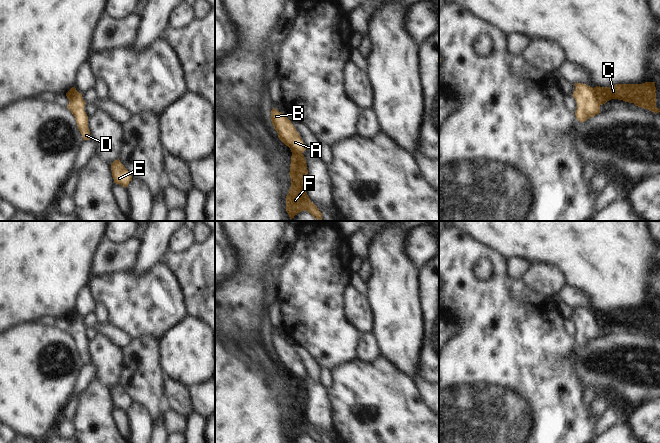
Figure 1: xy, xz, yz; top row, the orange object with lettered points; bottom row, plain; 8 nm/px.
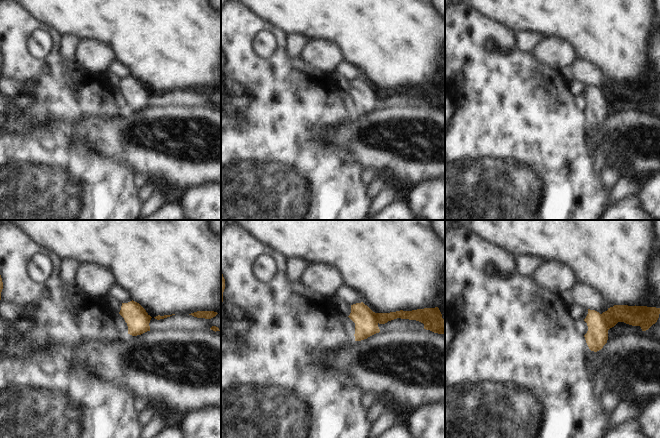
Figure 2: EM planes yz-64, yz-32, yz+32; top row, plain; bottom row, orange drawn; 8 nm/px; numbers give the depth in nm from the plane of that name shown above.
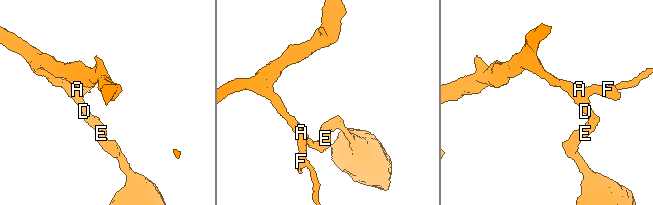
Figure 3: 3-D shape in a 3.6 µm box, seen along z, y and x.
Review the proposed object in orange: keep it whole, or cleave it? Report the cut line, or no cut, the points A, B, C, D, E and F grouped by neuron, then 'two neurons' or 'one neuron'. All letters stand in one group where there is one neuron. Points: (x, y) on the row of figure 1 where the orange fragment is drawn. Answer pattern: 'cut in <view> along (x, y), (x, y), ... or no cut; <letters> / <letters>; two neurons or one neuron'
cut in yz along (593, 88), (596, 99), (600, 104); A B D E / C F; two neurons

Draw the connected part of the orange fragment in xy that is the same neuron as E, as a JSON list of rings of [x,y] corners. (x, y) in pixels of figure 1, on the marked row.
[[[119,158],[111,164],[111,171],[114,183],[122,185],[124,188],[126,188],[132,180],[131,174],[120,162]]]

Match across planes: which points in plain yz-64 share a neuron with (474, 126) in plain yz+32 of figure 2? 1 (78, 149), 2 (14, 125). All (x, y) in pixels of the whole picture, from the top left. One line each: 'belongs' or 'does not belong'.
1: belongs
2: does not belong

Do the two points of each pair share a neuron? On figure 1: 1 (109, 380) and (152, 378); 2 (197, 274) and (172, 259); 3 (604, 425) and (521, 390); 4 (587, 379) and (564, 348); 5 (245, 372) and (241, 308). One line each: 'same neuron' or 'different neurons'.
1: different neurons
2: same neuron
3: different neurons
4: different neurons
5: different neurons

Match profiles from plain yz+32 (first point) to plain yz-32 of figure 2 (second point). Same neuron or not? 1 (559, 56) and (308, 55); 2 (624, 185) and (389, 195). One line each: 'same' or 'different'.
1: same
2: same

